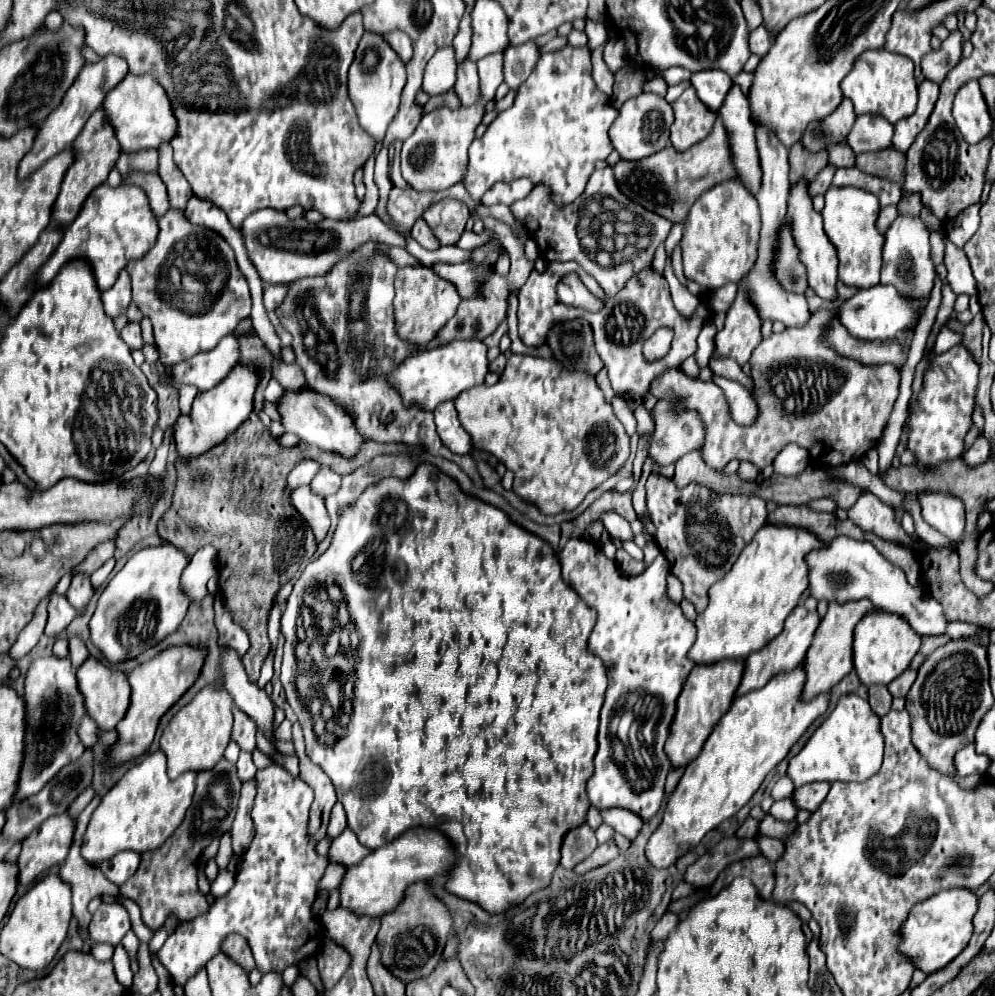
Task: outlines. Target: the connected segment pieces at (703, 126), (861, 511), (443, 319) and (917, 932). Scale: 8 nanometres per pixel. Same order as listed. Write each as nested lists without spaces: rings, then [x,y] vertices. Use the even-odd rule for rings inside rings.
[[[687,87],[671,105],[675,113],[675,121],[671,125],[671,145],[677,151],[693,147],[711,133],[717,115],[707,111],[693,87]]]
[[[863,493],[849,511],[849,519],[855,521],[865,531],[875,531],[885,539],[899,539],[901,543],[913,547],[915,543],[907,537],[903,527],[895,521],[895,513],[873,493]]]
[[[403,267],[397,269],[395,275],[395,299],[393,299],[393,309],[395,309],[395,333],[399,339],[407,343],[415,343],[415,347],[425,349],[437,333],[443,329],[443,323],[447,323],[455,313],[459,305],[459,293],[451,283],[445,279],[439,279],[431,267]]]
[[[951,889],[951,891],[939,891],[923,901],[919,901],[903,921],[899,935],[901,943],[897,945],[897,951],[913,961],[913,967],[923,971],[925,975],[931,975],[945,965],[949,965],[969,943],[973,933],[973,915],[977,911],[977,897],[973,891],[963,889]]]

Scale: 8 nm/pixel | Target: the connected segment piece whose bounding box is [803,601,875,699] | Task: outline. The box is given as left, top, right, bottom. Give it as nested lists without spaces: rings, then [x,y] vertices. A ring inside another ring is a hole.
[[[831,601],[829,603],[829,611],[823,617],[823,623],[819,625],[819,631],[815,633],[815,639],[805,657],[807,681],[805,681],[803,699],[813,699],[819,693],[829,691],[853,669],[853,629],[861,621],[861,617],[871,613],[873,609],[875,607],[869,601],[845,601],[845,603]]]

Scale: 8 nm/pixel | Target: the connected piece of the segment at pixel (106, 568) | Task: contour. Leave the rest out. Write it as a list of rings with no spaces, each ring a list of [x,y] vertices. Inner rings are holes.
[[[111,559],[111,561],[107,561],[101,569],[97,569],[89,579],[91,579],[91,585],[95,587],[95,589],[99,589],[105,581],[107,581],[107,577],[111,575],[111,571],[113,571],[113,567],[115,567],[115,559]]]

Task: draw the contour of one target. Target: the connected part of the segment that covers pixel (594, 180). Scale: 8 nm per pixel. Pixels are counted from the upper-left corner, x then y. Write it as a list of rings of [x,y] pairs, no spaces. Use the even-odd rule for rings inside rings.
[[[611,167],[593,171],[585,191],[577,197],[577,201],[565,207],[553,203],[551,189],[545,185],[537,185],[525,199],[511,205],[513,215],[525,223],[529,237],[533,237],[545,261],[577,261],[609,297],[617,295],[635,273],[651,267],[657,247],[667,239],[673,227],[669,219],[663,219],[625,197],[611,173]],[[601,253],[609,255],[609,269],[597,265],[597,257]]]

